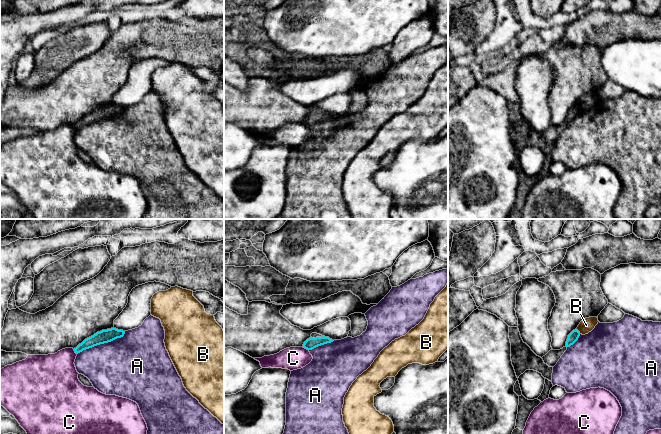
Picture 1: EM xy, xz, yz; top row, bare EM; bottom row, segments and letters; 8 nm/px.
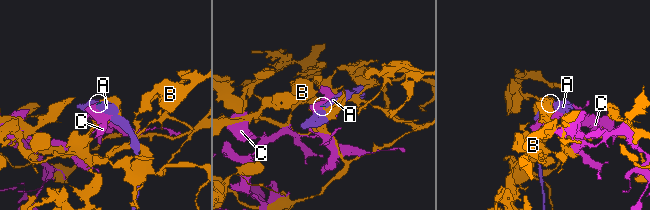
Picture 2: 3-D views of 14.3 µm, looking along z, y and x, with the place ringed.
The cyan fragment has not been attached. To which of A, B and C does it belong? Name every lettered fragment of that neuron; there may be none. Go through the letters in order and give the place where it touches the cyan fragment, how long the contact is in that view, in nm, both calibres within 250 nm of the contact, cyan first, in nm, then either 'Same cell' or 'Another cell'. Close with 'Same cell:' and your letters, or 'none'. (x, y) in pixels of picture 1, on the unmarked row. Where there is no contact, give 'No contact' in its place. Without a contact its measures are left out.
A: Touches cyan at xy (102, 119). Shared border 440 nm. Thickness 110 nm (cyan) against 460 nm. Another cell
B: Touches cyan at yz (578, 107). Shared border 50 nm. Thickness 80 nm (cyan) against 110 nm. Another cell
C: Touches cyan at xz (305, 124). Shared border 60 nm. Thickness 90 nm (cyan) against 190 nm. Another cell
Same cell: none

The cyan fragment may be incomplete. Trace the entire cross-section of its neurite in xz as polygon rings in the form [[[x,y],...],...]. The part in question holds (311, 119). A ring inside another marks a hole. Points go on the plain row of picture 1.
[[[312,109],[311,113],[304,118],[303,124],[312,126],[318,122],[331,119],[333,117],[334,116],[330,115],[329,113],[325,113],[317,109]]]

